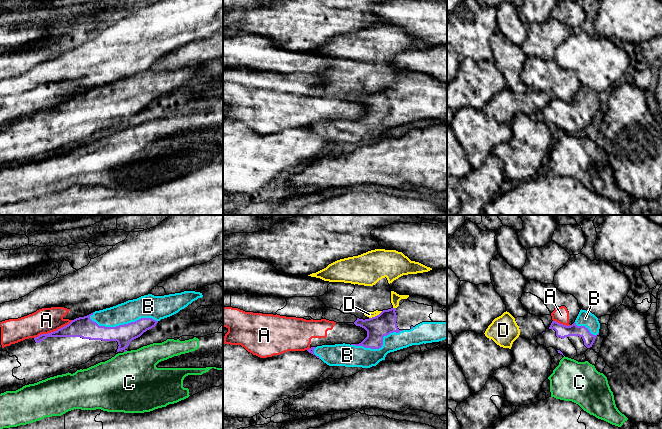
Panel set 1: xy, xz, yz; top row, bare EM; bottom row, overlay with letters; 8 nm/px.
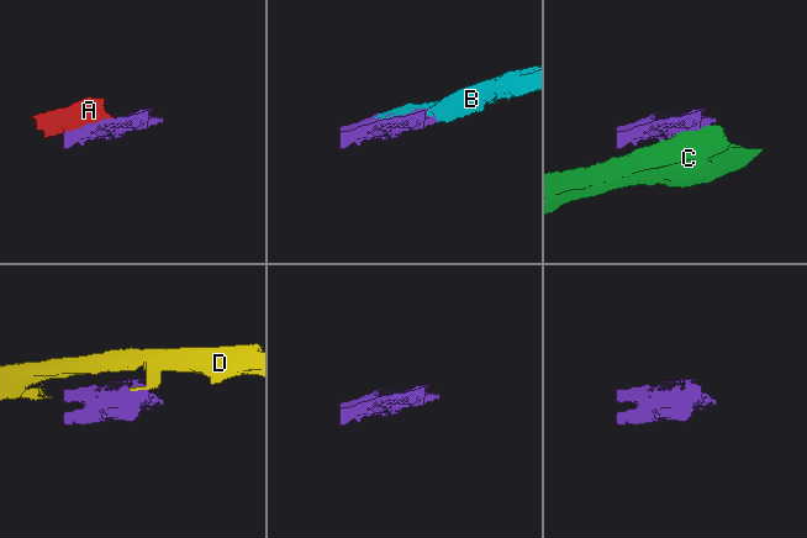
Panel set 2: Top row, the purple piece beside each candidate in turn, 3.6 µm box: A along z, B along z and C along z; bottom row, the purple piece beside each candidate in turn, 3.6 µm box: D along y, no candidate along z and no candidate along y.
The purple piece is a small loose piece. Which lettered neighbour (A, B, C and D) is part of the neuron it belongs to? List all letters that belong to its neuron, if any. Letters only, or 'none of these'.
B

